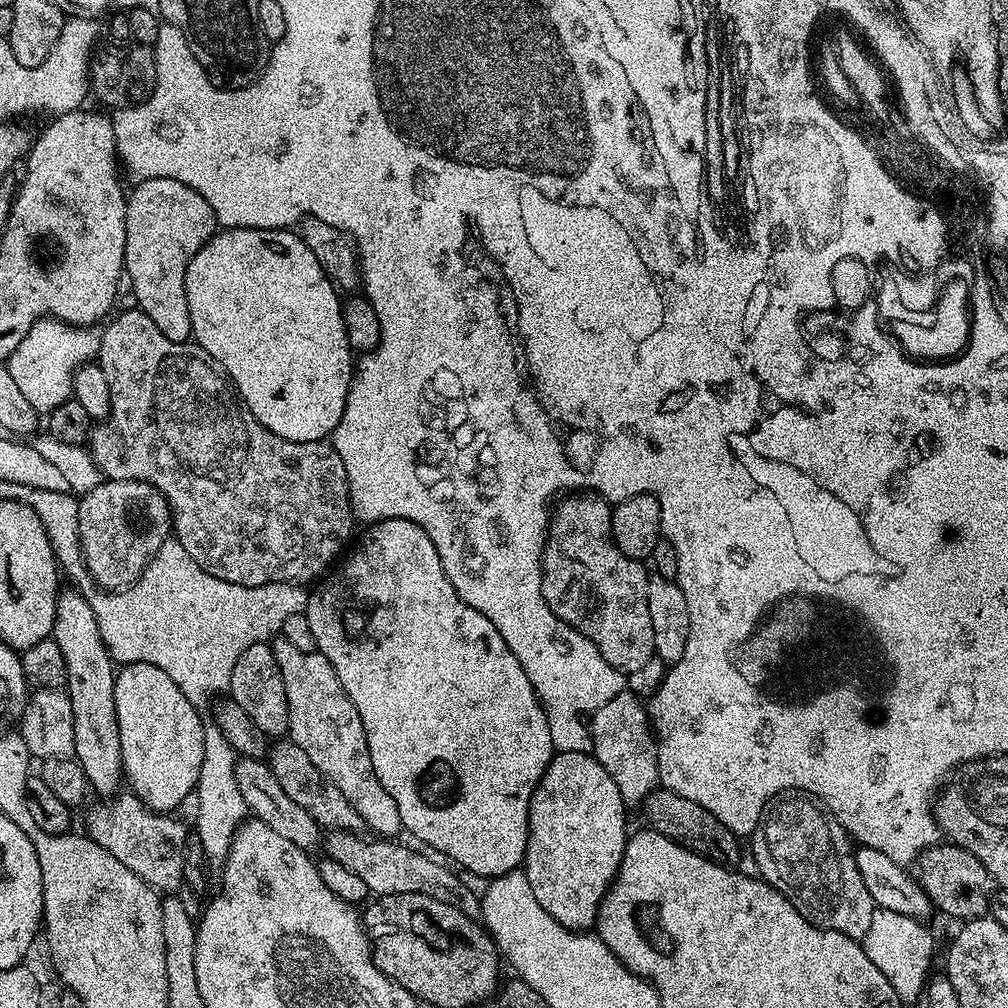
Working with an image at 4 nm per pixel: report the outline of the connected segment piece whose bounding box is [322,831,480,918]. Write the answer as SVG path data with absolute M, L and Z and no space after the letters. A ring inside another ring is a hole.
M329 831L323 841L327 859L342 862L348 870L358 874L362 882L366 882L369 893L377 897L393 896L394 894L426 894L430 898L438 898L438 902L446 902L462 914L473 918L480 915L480 900L462 886L459 875L447 863L433 858L431 855L423 856L412 848L403 848L400 844L392 844L388 838L372 838L376 840L363 840L363 835L354 832Z

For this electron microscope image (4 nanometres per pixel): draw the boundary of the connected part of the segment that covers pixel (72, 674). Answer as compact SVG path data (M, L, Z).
M65 587L57 595L50 638L58 642L66 658L66 691L70 698L70 710L74 710L74 758L86 774L89 789L100 795L97 797L111 798L121 791L125 779L116 709L117 669L102 642L98 620L94 618L94 610L90 610L90 602L75 587Z

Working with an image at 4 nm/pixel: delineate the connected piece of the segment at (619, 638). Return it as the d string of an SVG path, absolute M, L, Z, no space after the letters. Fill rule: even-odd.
M576 490L565 495L551 509L548 541L544 543L542 558L542 594L550 610L558 614L562 622L578 630L578 634L590 638L590 642L598 646L598 654L602 654L602 658L606 658L610 666L629 674L641 669L652 656L657 655L654 650L654 626L650 626L648 605L650 572L641 561L624 556L622 550L618 550L618 546L612 541L612 510L613 505L609 501L587 490Z

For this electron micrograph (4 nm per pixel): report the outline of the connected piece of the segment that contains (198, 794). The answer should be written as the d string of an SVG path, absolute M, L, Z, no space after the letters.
M215 726L205 727L204 730L204 757L202 770L198 774L198 782L194 793L196 800L196 824L194 831L202 842L202 850L206 854L209 865L223 865L228 857L230 842L234 834L249 815L242 793L238 791L238 778L234 776L238 755L231 748L229 742L222 736Z

